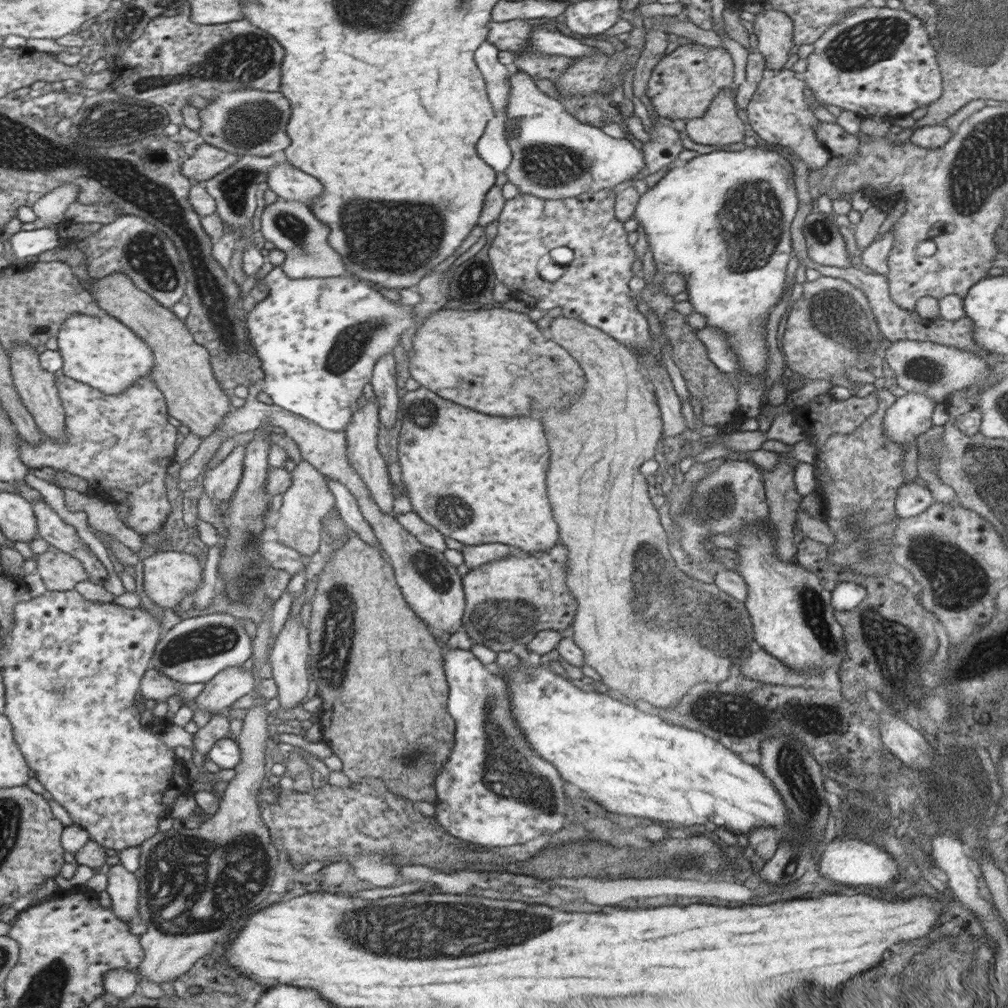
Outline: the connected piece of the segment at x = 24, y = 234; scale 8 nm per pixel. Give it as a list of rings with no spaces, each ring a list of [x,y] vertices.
[[[40,226],[34,230],[21,230],[9,238],[12,252],[16,258],[38,256],[41,252],[55,246],[55,231]]]

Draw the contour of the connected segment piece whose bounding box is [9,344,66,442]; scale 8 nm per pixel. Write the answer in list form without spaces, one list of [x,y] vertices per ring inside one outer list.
[[[17,344],[14,351],[11,351],[10,360],[13,385],[20,396],[21,402],[33,416],[37,428],[41,434],[56,442],[66,442],[65,432],[65,408],[61,401],[59,388],[56,385],[54,374],[45,372],[41,368],[40,356],[31,347],[22,347]]]

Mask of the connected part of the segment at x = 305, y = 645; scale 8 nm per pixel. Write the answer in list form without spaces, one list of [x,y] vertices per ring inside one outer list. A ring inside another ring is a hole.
[[[300,614],[290,616],[288,620],[282,626],[282,630],[274,638],[273,648],[271,649],[271,667],[273,672],[273,679],[278,686],[278,700],[280,700],[280,707],[282,710],[290,710],[292,708],[295,711],[301,709],[302,698],[306,697],[310,688],[310,678],[308,677],[308,664],[309,664],[309,652],[311,650],[310,643],[310,630],[308,626],[305,626],[299,618]]]

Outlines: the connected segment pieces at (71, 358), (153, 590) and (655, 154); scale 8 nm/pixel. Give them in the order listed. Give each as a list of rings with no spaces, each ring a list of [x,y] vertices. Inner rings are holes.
[[[107,313],[102,316],[69,316],[57,338],[58,352],[63,359],[63,375],[88,384],[105,395],[117,396],[128,391],[140,378],[151,378],[150,374],[155,368],[155,358],[149,344]]]
[[[186,551],[158,552],[145,558],[143,560],[143,589],[148,598],[162,609],[176,608],[188,592],[192,593],[192,590],[199,588],[202,580],[200,561],[203,559],[186,554]]]
[[[662,124],[654,126],[649,142],[642,142],[644,169],[650,174],[658,172],[676,160],[684,148],[682,139],[674,127]]]

